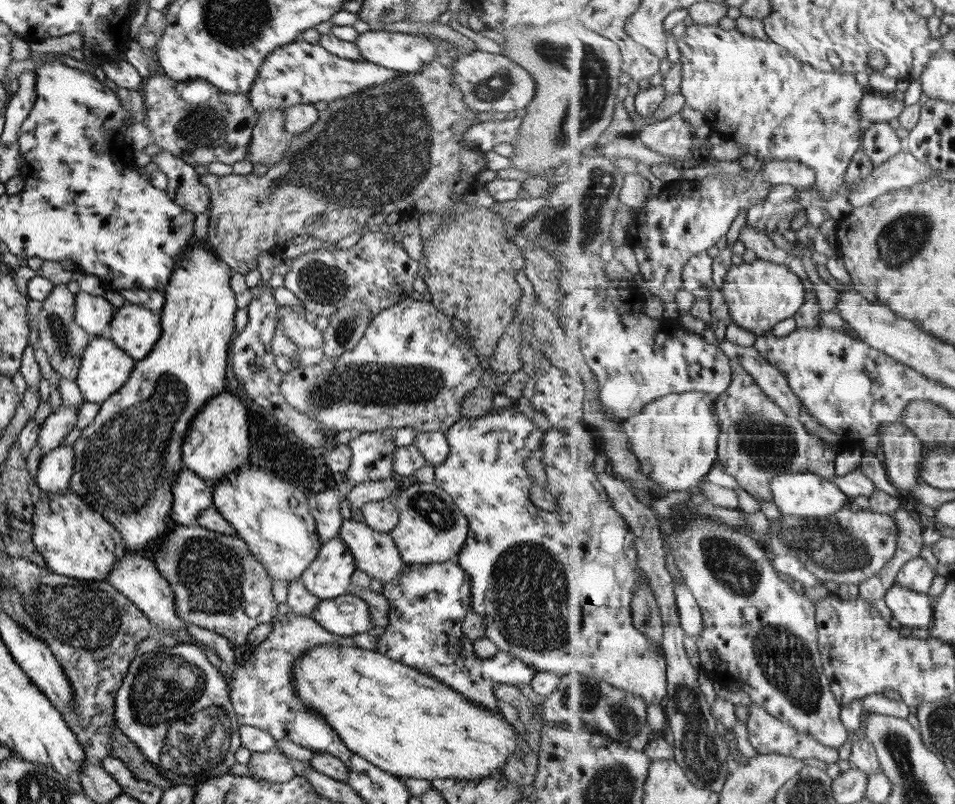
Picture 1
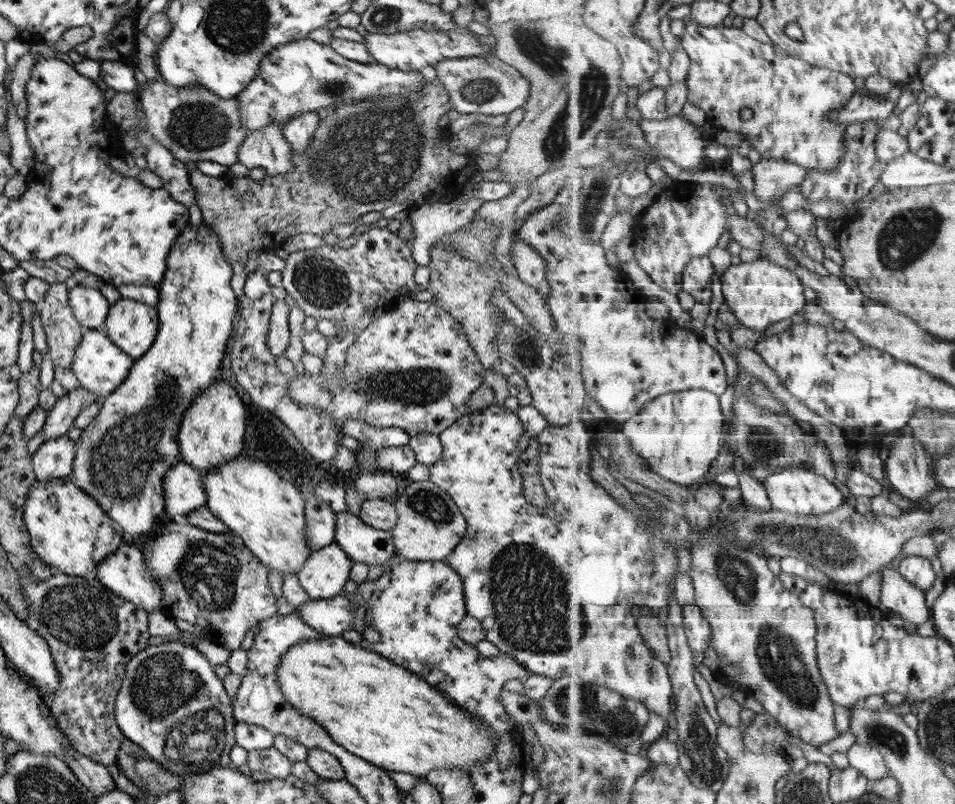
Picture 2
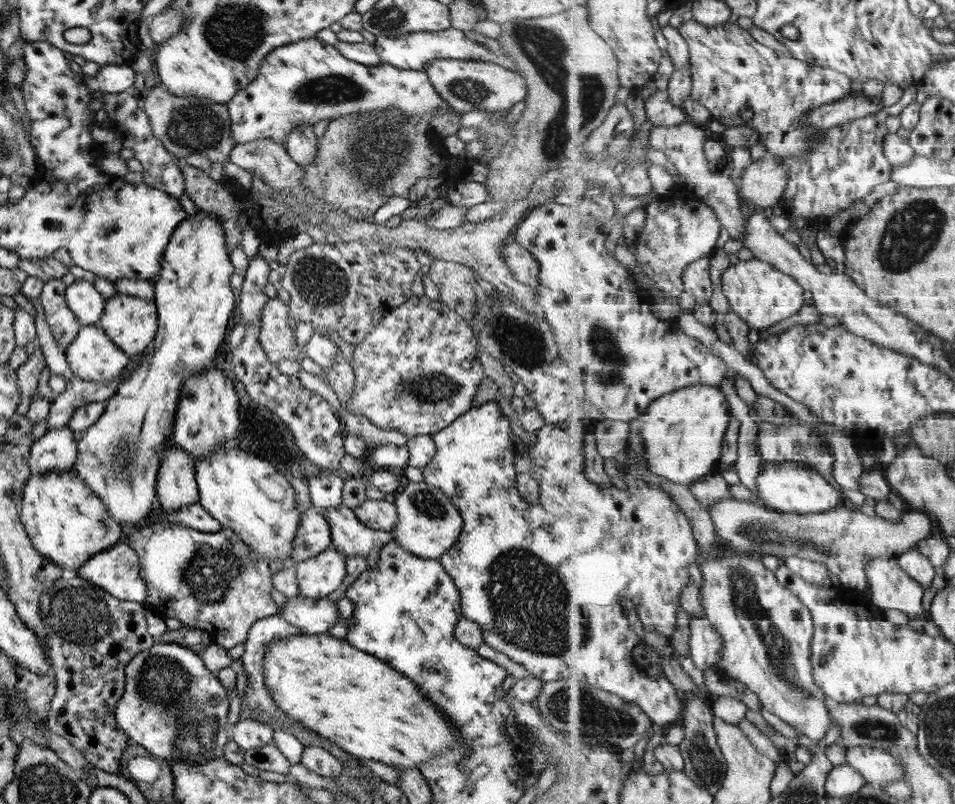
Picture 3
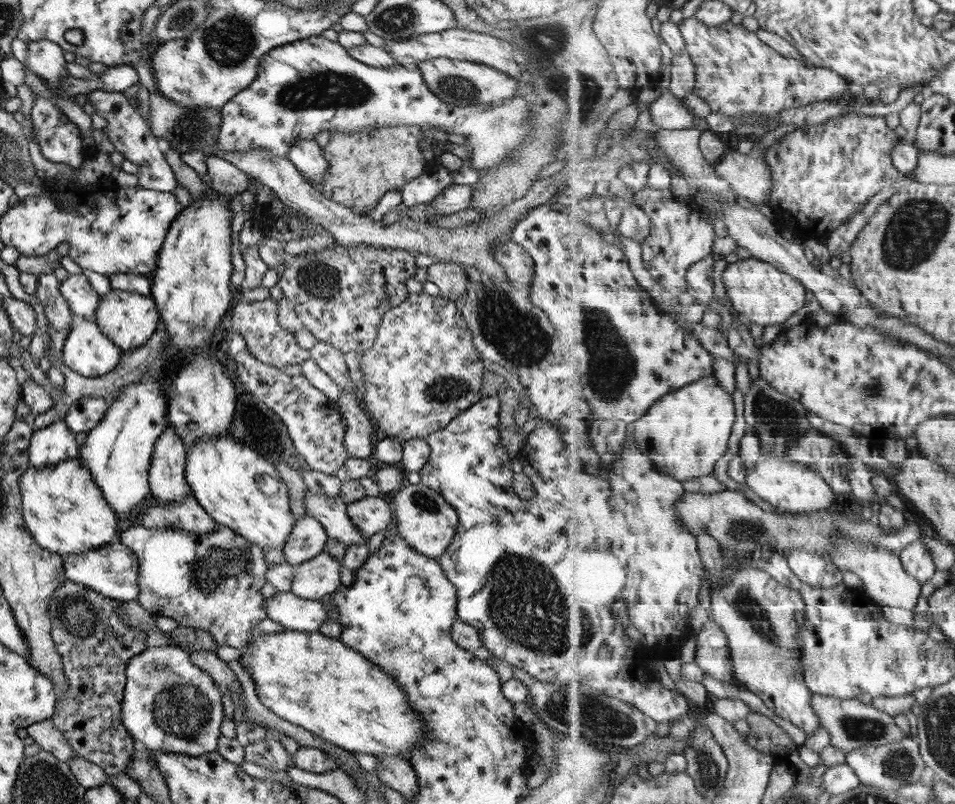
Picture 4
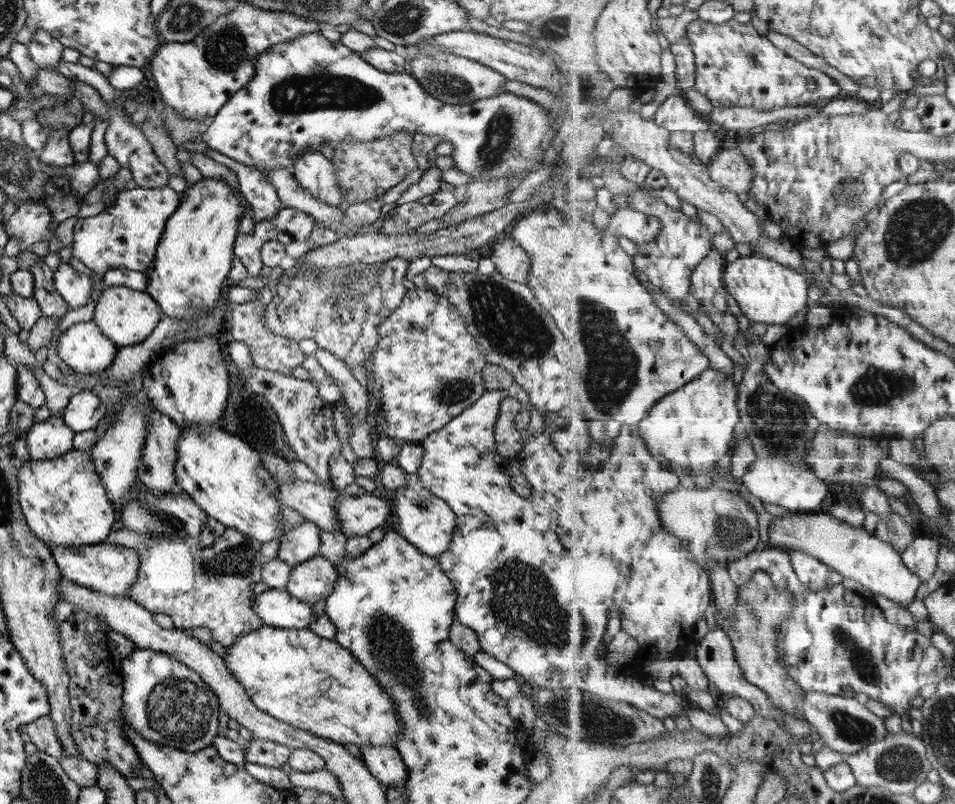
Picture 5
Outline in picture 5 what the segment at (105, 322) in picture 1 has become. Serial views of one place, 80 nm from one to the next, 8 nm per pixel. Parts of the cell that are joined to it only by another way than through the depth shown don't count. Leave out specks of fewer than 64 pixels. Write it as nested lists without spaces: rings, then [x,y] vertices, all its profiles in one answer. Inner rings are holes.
[[[60,263],[53,273],[53,286],[64,300],[68,310],[79,310],[85,306],[91,294],[91,282],[83,272],[67,263]]]

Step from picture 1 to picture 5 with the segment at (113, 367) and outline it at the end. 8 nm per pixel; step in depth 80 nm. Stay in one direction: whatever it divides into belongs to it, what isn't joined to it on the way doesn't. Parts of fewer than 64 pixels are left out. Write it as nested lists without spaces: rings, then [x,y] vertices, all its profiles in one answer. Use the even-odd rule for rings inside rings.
[[[92,321],[69,326],[55,340],[57,359],[77,375],[91,376],[105,372],[118,350]]]

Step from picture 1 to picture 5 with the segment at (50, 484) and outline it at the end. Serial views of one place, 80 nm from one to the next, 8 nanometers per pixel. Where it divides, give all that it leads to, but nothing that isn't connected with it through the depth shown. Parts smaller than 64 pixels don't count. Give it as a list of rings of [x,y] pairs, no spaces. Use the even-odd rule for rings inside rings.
[[[51,416],[43,421],[32,421],[26,432],[26,450],[31,459],[55,458],[73,449],[74,433],[65,426],[60,417]]]

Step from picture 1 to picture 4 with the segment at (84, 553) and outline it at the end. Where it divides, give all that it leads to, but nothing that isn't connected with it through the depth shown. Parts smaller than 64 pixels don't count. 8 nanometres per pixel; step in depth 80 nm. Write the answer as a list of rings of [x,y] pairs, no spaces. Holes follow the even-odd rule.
[[[73,457],[54,465],[29,465],[18,478],[22,517],[31,538],[60,558],[116,542],[117,519],[82,460]]]

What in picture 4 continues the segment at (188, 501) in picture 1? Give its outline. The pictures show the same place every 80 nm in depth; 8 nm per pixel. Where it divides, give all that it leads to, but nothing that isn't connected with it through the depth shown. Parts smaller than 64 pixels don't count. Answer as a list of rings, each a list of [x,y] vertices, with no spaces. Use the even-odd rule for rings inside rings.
[[[169,422],[162,433],[155,440],[153,455],[150,456],[147,482],[154,499],[159,503],[170,503],[190,495],[189,487],[184,479],[187,452]]]

